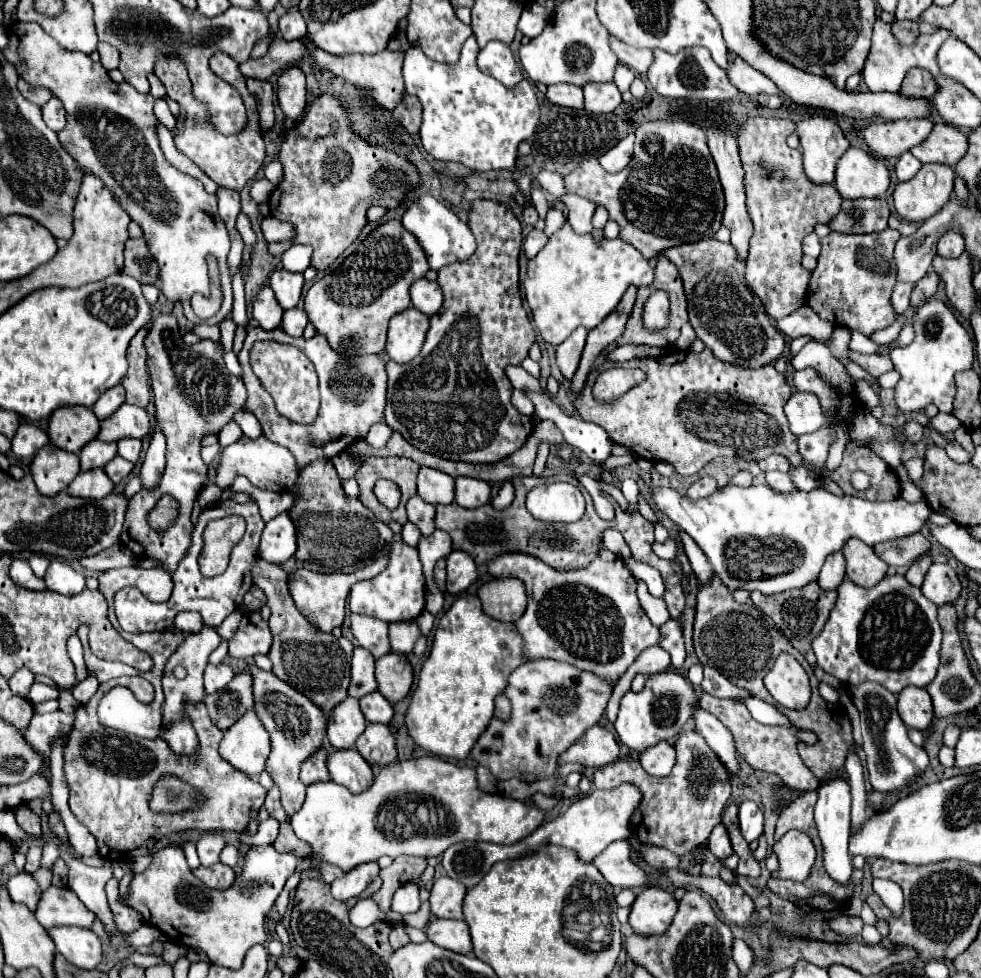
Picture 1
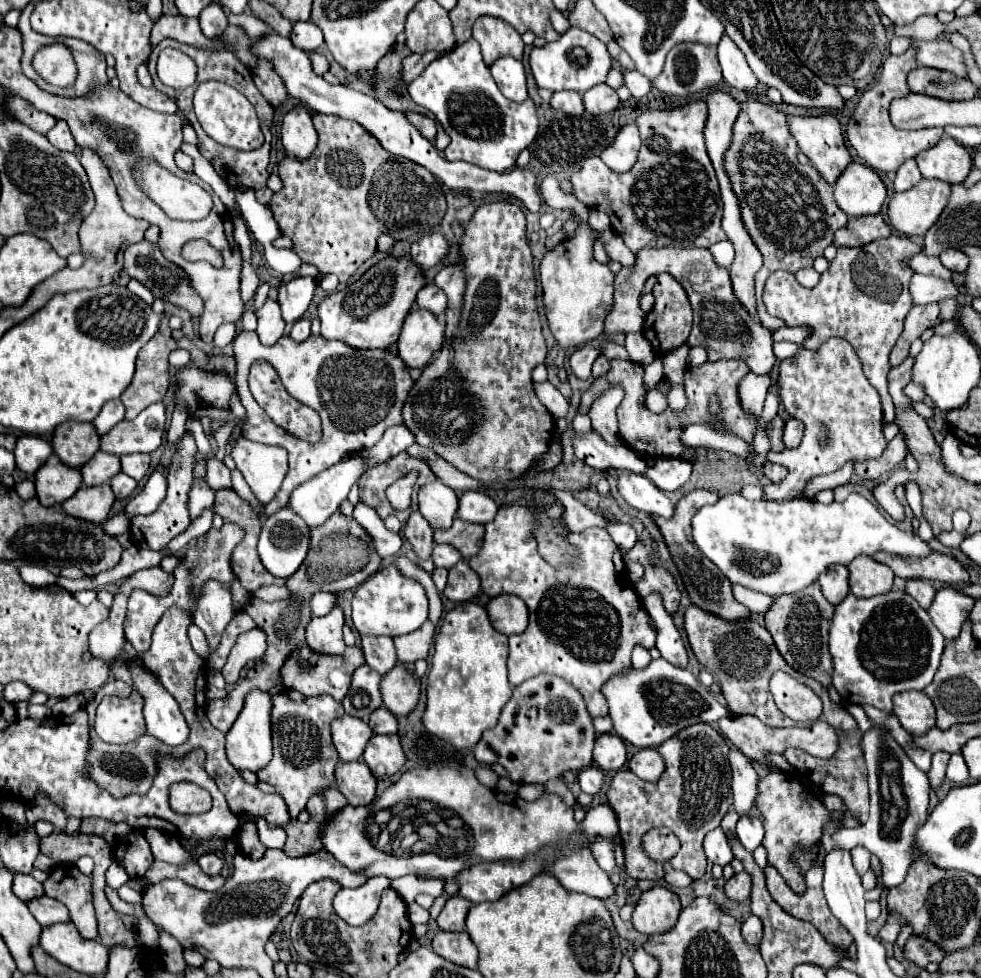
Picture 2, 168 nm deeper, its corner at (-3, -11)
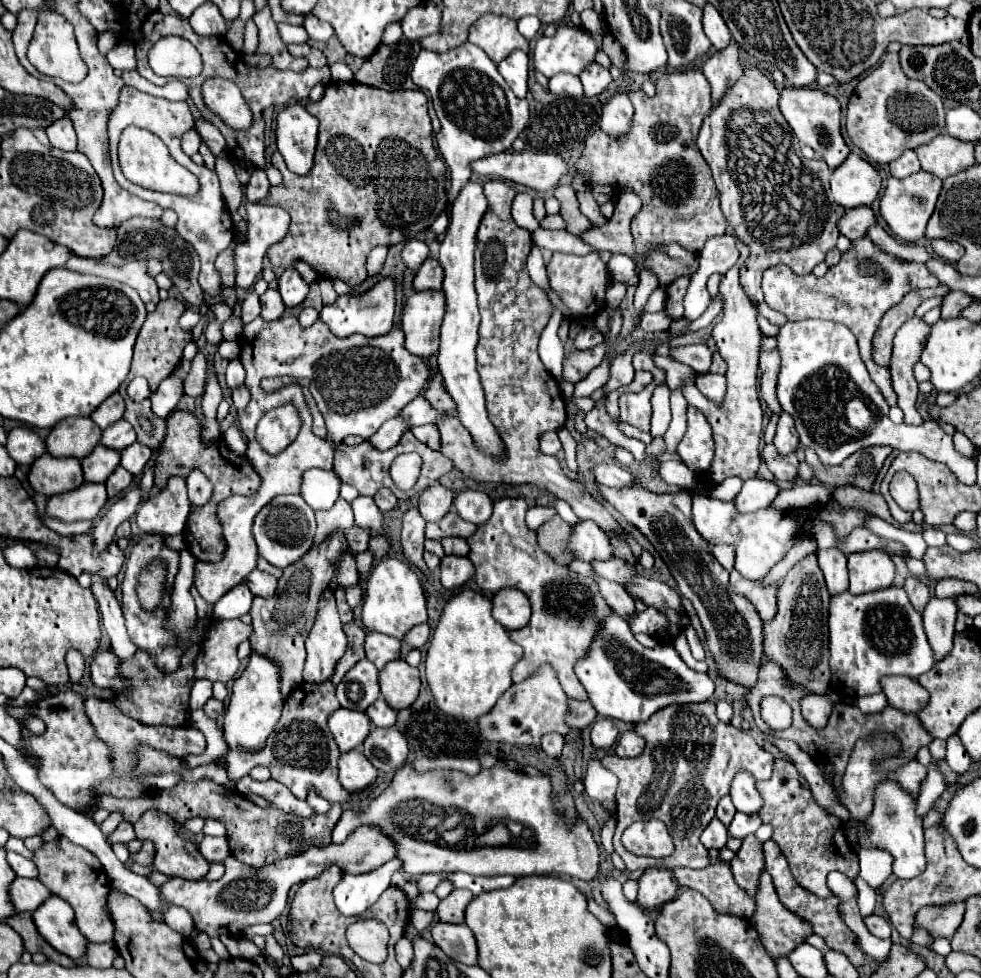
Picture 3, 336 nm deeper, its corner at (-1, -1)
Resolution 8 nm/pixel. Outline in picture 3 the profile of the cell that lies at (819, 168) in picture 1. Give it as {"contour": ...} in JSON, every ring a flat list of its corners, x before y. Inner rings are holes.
{"contour":[[783,86,781,112,789,122,789,126,793,128,799,142,811,146,817,154,821,154,823,160,829,164,829,168,837,168,849,156,849,148,841,136,841,106,837,98,833,98,831,94,825,94,817,88]]}

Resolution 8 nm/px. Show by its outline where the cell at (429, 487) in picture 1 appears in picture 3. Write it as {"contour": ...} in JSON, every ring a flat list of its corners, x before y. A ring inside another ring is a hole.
{"contour":[[433,484,429,486,421,498,419,498,419,514,423,516,425,522,437,522,441,520,453,504,453,492,441,484]]}

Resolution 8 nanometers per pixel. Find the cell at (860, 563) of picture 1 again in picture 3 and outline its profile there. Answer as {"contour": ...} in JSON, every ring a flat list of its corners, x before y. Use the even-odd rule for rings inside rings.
{"contour":[[867,550,849,554,849,590,853,594,865,594,881,590,893,584,895,564,887,552]]}

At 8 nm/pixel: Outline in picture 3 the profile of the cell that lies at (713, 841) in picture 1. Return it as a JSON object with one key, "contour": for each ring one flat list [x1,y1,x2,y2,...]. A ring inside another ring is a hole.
{"contour":[[713,818,713,820,707,824,707,828,703,830,703,834,701,834,703,846,705,846,705,848,717,848,717,850,725,846,727,838,729,838,727,828,725,828,725,826,721,824,721,820,717,820,717,818]]}

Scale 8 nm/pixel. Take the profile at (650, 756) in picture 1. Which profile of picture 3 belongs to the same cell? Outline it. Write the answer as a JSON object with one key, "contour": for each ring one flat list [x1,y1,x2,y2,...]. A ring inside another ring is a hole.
{"contour":[[629,730,629,732,623,732,619,736,617,744,613,746,613,752,617,756,633,758,633,756,639,756,643,752,643,746,645,746,645,740,641,736,637,736,633,730]]}

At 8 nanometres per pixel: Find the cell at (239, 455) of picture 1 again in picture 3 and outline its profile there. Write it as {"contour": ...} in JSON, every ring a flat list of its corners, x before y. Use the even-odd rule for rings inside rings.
{"contour":[[283,404,265,414,257,424,257,442,269,454,279,454,285,450,299,434,301,418,293,404]]}

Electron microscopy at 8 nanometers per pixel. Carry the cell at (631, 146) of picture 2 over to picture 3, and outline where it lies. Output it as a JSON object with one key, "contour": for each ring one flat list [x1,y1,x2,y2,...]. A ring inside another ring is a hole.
{"contour":[[615,94,605,106,603,106,603,114,601,114,601,128,609,134,609,136,623,136,629,130,633,118,633,106,629,96,623,94]]}

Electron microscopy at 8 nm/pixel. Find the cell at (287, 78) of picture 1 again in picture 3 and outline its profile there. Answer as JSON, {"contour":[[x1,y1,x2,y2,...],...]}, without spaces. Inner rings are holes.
{"contour":[[301,104,287,106,277,114,277,150,285,158,287,168,297,176,307,176,313,168,317,128,319,120]]}

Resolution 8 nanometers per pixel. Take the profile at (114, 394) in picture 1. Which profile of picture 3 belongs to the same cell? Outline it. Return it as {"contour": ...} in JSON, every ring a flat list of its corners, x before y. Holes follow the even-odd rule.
{"contour":[[119,392,111,394,93,414,91,414,91,420,101,428,105,430,107,426,115,424,117,420,123,418,123,410,125,410,125,404,123,404,123,398]]}

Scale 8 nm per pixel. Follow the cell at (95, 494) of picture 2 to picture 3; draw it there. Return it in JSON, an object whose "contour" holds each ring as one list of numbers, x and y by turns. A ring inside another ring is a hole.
{"contour":[[85,482,79,488,47,498,45,514,61,522,93,520,107,502,105,484]]}

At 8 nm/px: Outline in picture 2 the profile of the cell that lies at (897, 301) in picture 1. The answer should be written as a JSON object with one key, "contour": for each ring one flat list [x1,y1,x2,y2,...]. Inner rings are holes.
{"contour":[[913,274,911,284,909,284,911,300,915,306,923,306,929,302,939,302,943,298,955,298,957,296,957,286,953,282,945,282,933,276,925,274]]}

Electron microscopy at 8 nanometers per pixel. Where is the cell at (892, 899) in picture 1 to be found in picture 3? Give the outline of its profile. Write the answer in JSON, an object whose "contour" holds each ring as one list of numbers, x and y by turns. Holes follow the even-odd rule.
{"contour":[[875,914,865,916,865,926,877,938,889,938,891,936,891,924,885,918,881,918,881,916,875,916]]}

